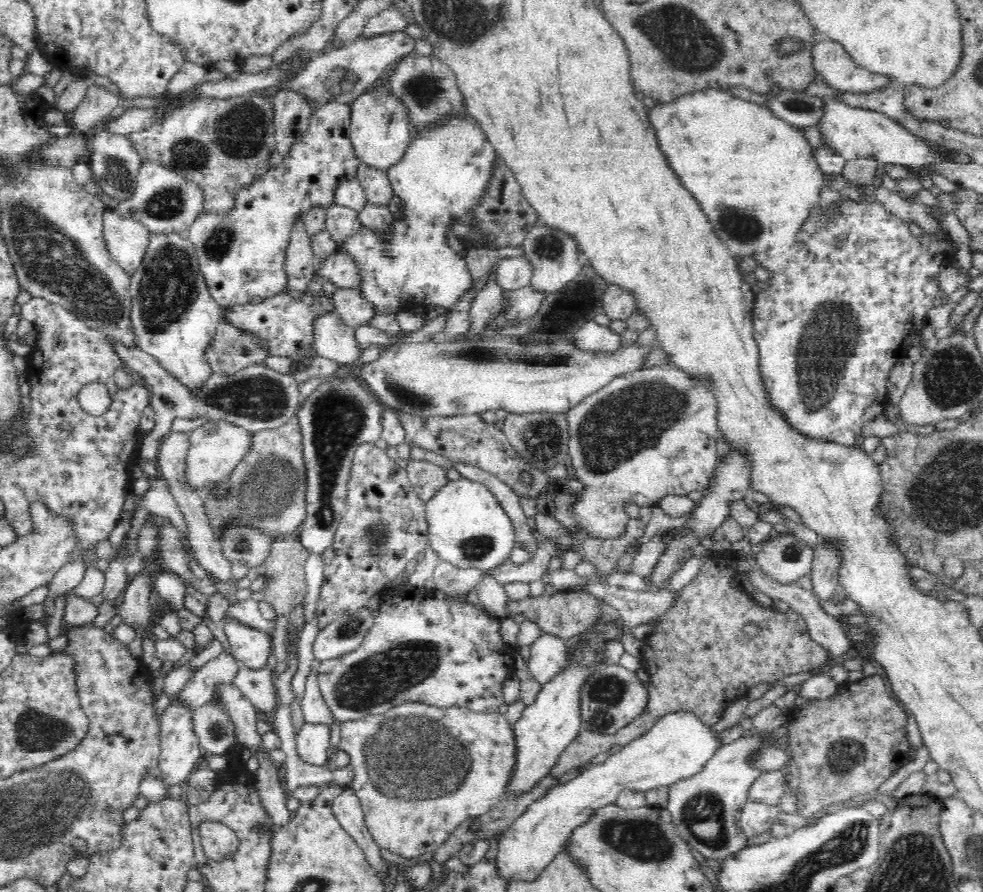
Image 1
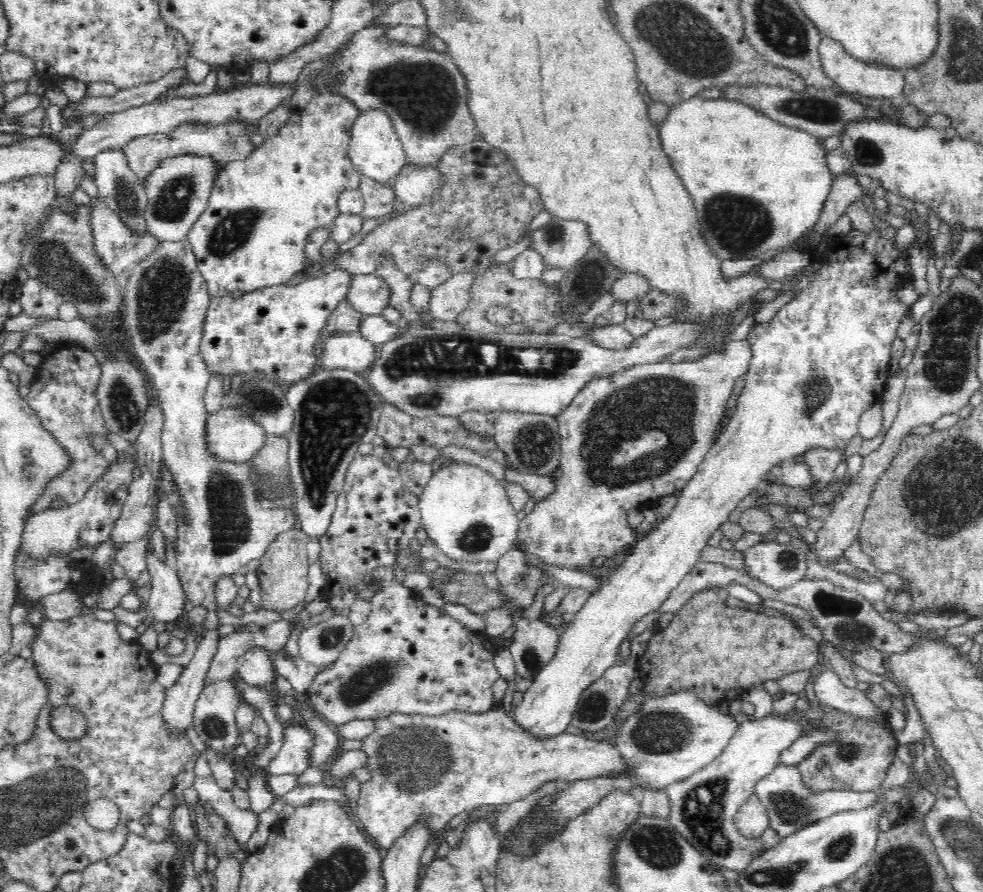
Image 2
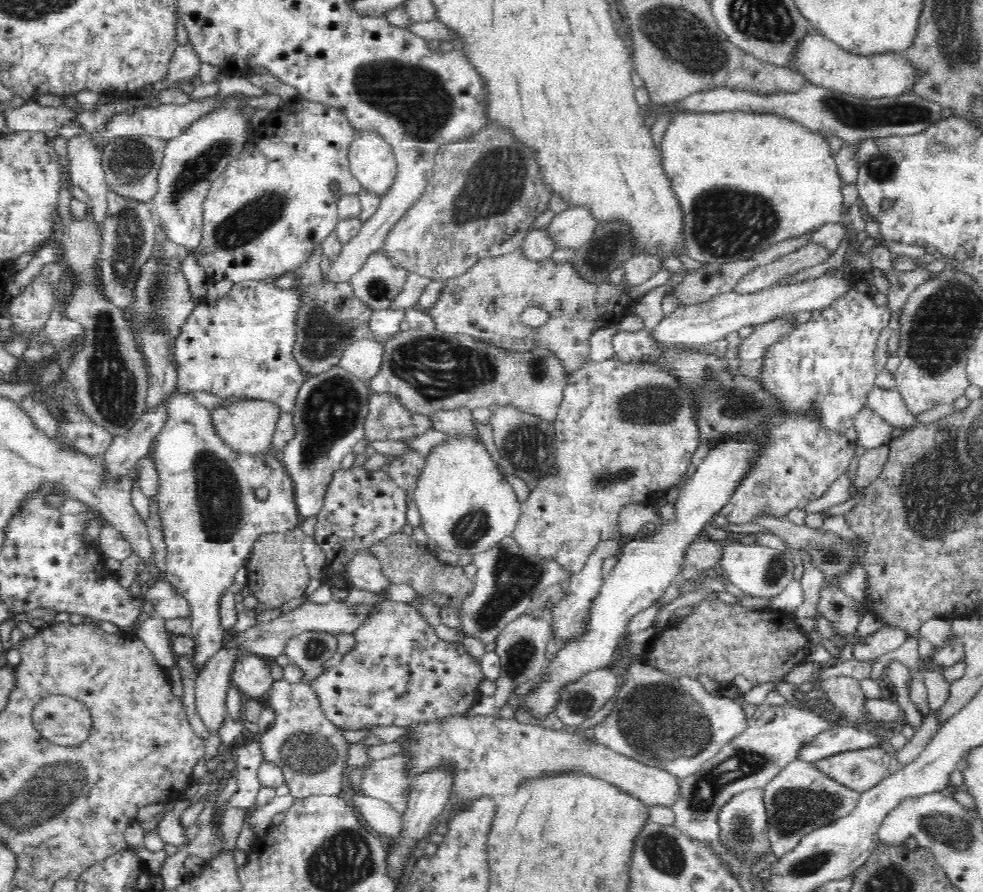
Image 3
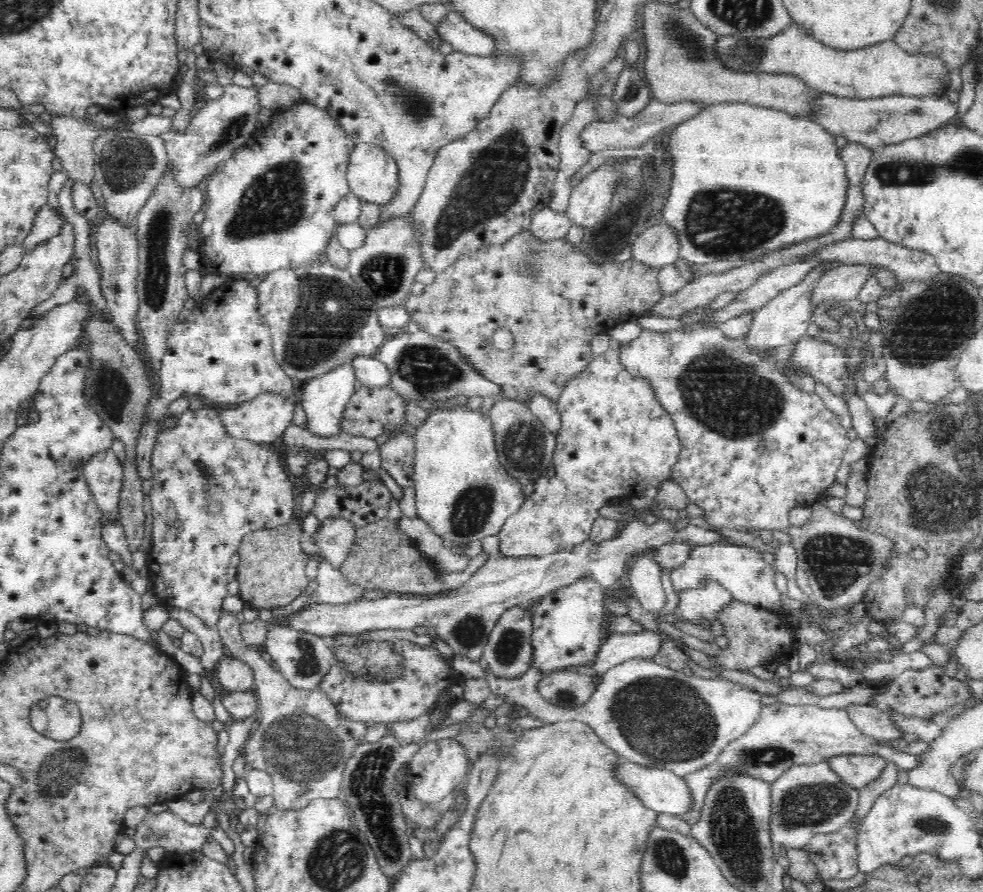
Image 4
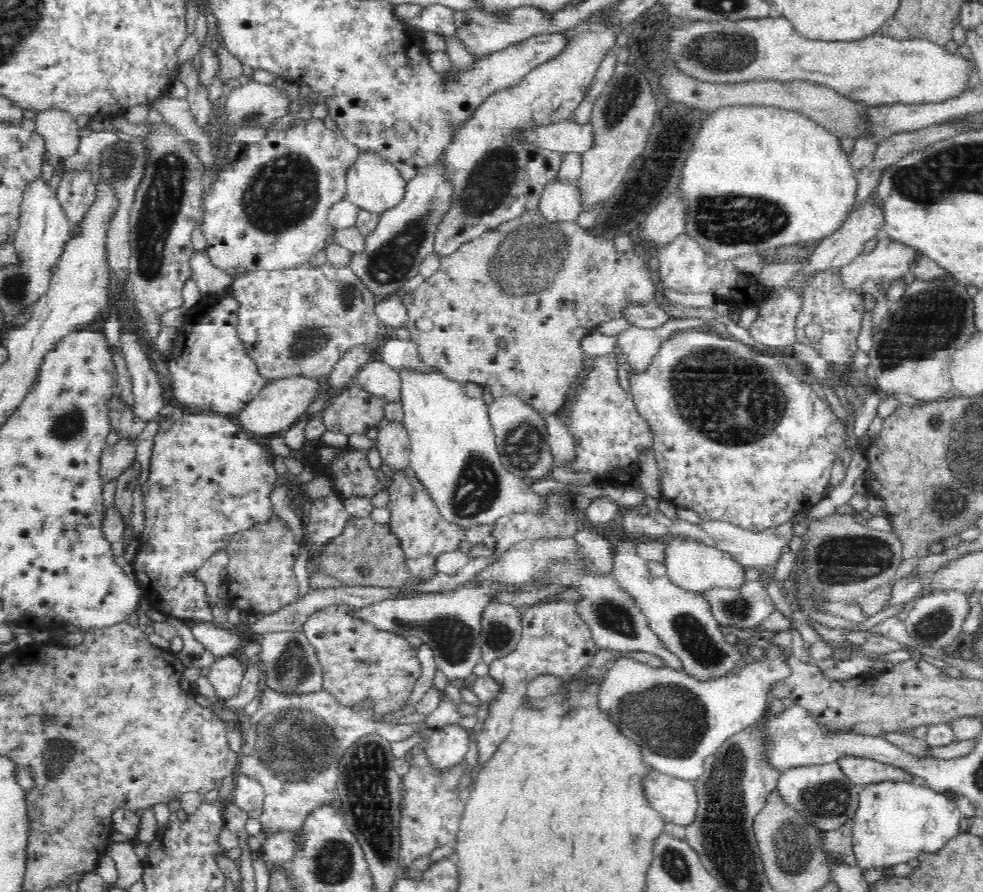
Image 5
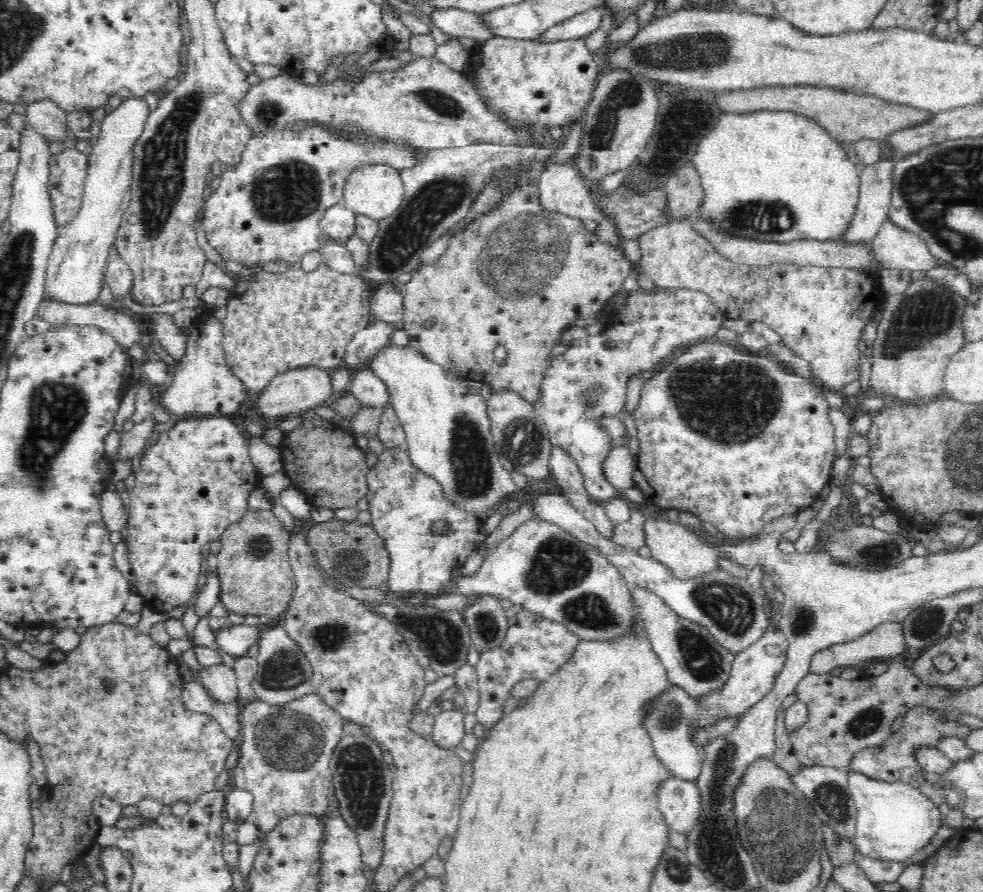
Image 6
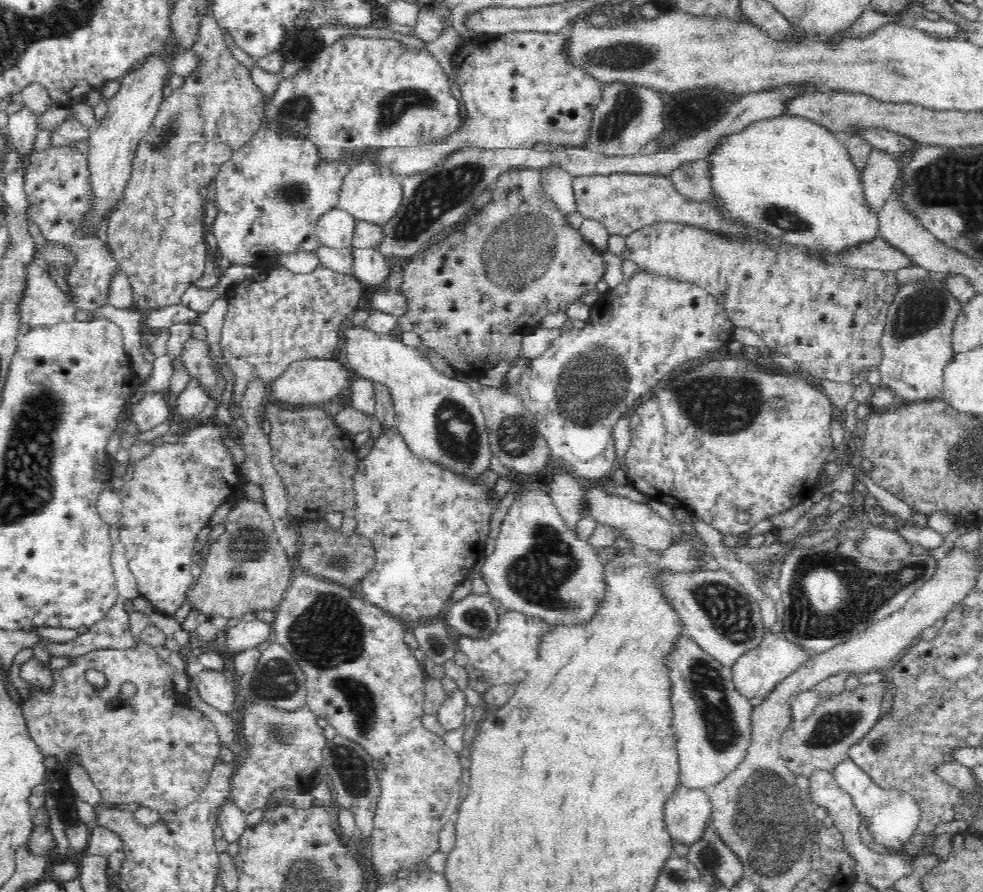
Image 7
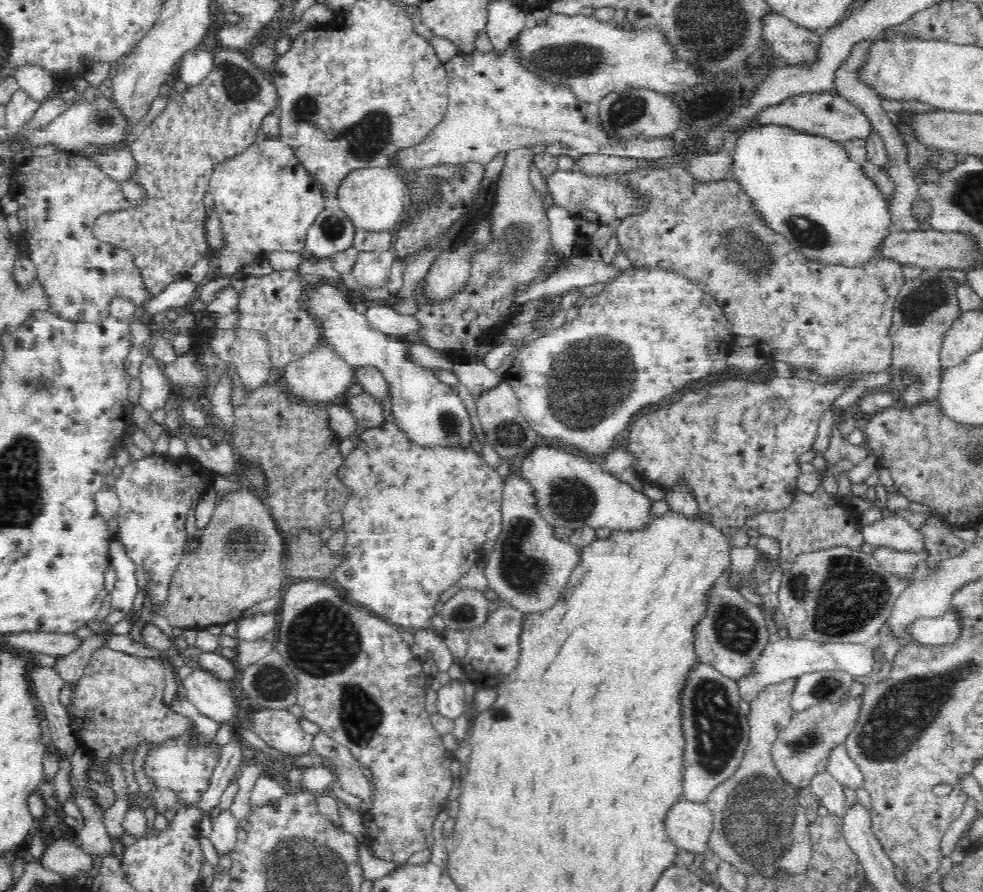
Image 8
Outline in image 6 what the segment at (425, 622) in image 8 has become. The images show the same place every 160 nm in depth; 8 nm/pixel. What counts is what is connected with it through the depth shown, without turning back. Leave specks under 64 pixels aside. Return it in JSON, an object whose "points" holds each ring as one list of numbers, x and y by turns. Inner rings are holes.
{"points":[[384,446,377,457,376,464,366,472,364,483,370,525,384,540,384,548,390,556,389,574,382,588,403,600,412,594,423,594,426,599,448,595,452,574,458,572,458,568,463,568,468,556,478,550,480,542,486,540,486,523,476,513,454,503,438,479,413,466,406,446]]}

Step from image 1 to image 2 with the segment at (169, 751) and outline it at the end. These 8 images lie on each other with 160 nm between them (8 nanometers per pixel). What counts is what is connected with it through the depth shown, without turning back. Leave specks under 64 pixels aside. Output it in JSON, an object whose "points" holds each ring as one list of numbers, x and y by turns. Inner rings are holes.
{"points":[[189,240,180,242,161,242,157,250,141,259,132,266,122,280,122,313,120,328,125,332,130,342,134,344,134,353,142,362,144,370,151,376,151,391,160,401,163,412,163,427,161,430,161,466,170,475,175,489,175,496,179,500,177,510,181,512,176,522,176,566,175,573,180,579,186,600,205,610,203,621,198,625,196,651,188,666,184,667,176,684,168,689,167,702,164,704,168,727,173,735,186,732,193,720,194,704,198,700,202,688,206,684,208,671,212,661,218,652,220,642,220,618,218,618,216,600,216,582,222,578,228,578,236,572,243,570,245,566,255,558,259,559,265,548,273,541,273,538,288,529,297,527,298,520,294,507,288,505,276,505,275,507,262,506,262,500,269,498,274,500,280,490,280,481,272,479,273,476,262,476,257,472,252,460,246,462,234,462,228,459,220,459,208,449,206,438,206,426,208,412,203,399,207,384,211,377,205,369,199,354,197,354,197,342,202,334,202,324,209,300,212,297,207,289,204,278,201,277,197,268,196,256,193,254]]}

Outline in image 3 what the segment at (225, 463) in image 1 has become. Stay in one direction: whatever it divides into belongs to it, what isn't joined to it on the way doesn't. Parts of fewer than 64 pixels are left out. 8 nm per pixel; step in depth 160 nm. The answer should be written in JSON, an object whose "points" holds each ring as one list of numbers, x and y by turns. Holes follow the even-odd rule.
{"points":[[241,399,227,408,220,406,212,409,211,417,216,433,232,447,232,450,256,453,270,450,276,424,282,412,280,405,270,400]]}

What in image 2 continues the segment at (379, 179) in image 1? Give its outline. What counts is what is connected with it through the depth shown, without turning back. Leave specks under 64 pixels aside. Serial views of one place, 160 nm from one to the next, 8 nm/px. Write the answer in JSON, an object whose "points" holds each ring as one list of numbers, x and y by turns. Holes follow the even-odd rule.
{"points":[[360,178,359,189,363,197,362,219,382,218,390,214,395,209,396,196,392,185,380,185,379,182,371,178]]}

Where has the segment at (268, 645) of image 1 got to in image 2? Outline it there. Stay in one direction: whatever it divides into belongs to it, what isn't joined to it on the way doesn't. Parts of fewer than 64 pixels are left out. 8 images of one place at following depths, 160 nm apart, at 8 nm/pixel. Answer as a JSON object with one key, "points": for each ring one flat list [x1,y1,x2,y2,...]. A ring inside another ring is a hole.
{"points":[[259,648,248,650,242,654,237,662,238,670,236,679,250,687,258,687,260,690,273,690,274,666,272,656]]}

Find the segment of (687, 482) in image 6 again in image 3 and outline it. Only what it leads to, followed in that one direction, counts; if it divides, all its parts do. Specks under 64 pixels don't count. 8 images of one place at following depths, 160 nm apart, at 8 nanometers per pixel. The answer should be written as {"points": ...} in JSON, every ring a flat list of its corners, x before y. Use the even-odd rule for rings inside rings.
{"points":[[647,329,619,331,613,338,613,350,619,357,626,356,630,364,657,366,675,378,680,390,685,390,695,416,697,448,738,438,753,438,757,442,759,449,751,458,750,468,741,474,728,502,718,512,726,522,748,524,760,516,784,519,790,510,804,509,847,473,856,450,845,432,824,427,822,417,816,413,816,403,805,411,784,409,780,397,768,391,758,377,732,372,724,357,700,352,700,347,666,347]]}

